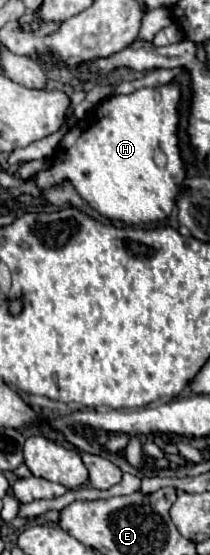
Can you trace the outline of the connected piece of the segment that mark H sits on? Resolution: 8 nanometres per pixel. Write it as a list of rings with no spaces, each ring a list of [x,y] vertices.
[[[161,85],[161,87],[145,87],[137,89],[131,95],[109,97],[105,103],[95,107],[81,123],[69,129],[69,133],[61,139],[57,153],[53,157],[53,165],[47,171],[37,173],[35,183],[39,189],[57,185],[65,179],[73,181],[79,195],[97,209],[103,217],[125,221],[125,223],[155,223],[163,221],[171,215],[175,207],[175,197],[181,191],[181,183],[185,179],[185,169],[181,161],[181,153],[177,147],[177,103],[181,99],[181,91],[177,85]]]

